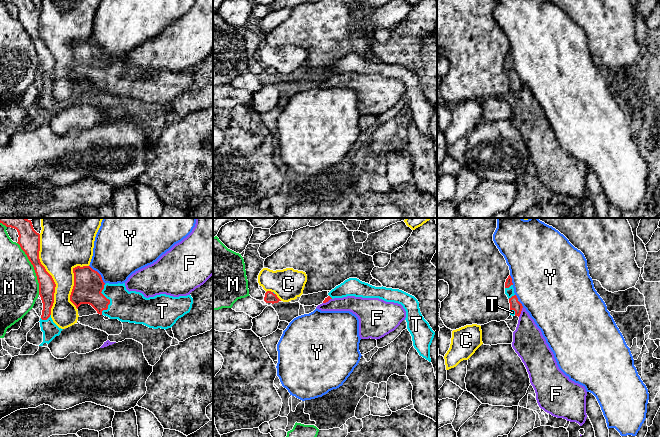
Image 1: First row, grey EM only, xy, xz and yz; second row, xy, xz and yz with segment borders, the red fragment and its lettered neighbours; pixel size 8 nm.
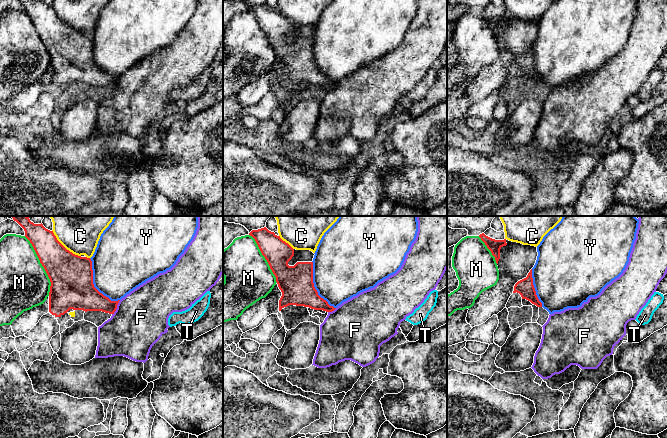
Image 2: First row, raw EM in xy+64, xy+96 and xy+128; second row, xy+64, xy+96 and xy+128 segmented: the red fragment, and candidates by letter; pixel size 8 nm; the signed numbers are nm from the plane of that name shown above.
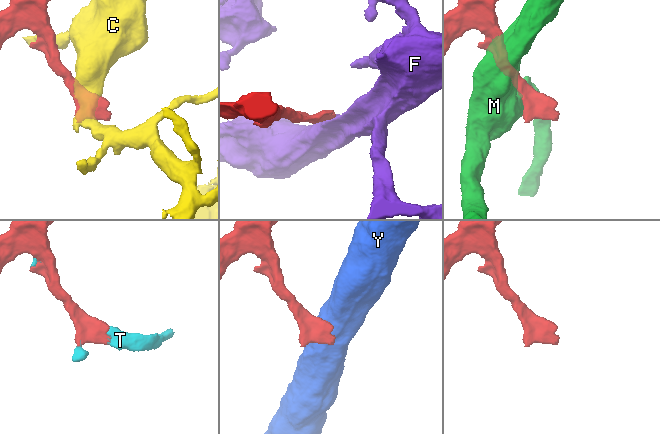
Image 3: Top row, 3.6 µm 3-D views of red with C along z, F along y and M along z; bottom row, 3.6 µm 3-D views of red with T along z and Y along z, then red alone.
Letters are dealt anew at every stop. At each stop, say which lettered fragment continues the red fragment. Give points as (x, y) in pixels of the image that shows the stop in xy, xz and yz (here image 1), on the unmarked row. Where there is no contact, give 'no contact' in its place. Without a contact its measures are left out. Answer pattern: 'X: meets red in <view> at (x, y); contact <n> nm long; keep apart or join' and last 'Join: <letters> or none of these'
C: meets red in xy at (49, 50); contact 650 nm long; keep apart
F: meets red in yz at (520, 88); contact 90 nm long; keep apart
M: meets red in xy at (34, 44); contact 460 nm long; keep apart
T: meets red in xy at (109, 76); contact 260 nm long; join
Y: meets red in xy at (99, 50); contact 200 nm long; keep apart
Join: T

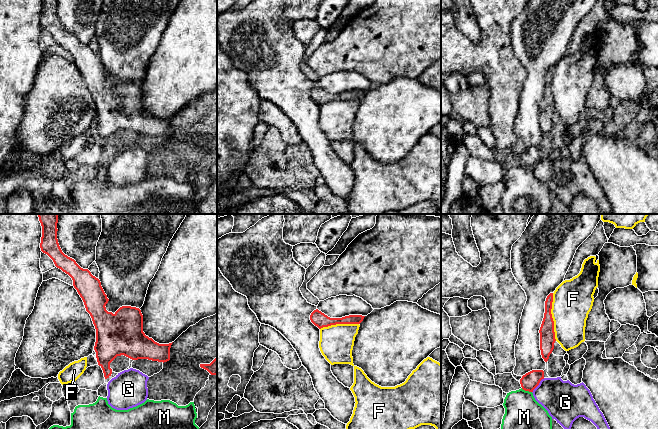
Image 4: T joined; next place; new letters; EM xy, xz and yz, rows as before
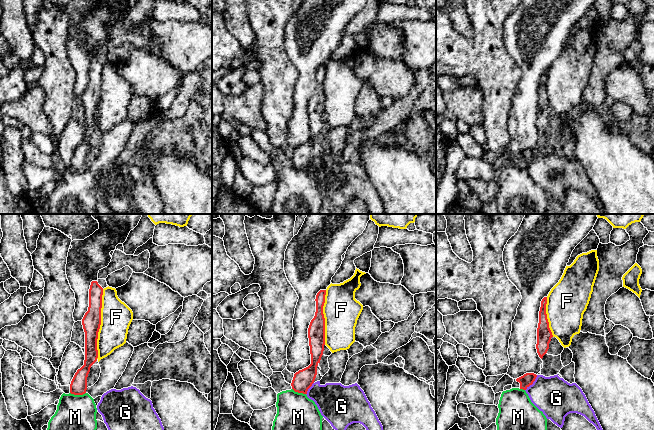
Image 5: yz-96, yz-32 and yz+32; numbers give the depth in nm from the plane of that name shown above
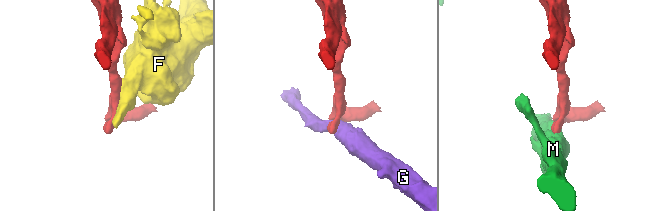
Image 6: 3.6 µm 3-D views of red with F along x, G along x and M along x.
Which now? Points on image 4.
F: meets red in yz at (551, 93); contact 380 nm long; keep apart
G: meets red in yz at (538, 160); contact 160 nm long; keep apart
M: meets red in yz at (526, 166); contact 90 nm long; keep apart
Join: none of these

